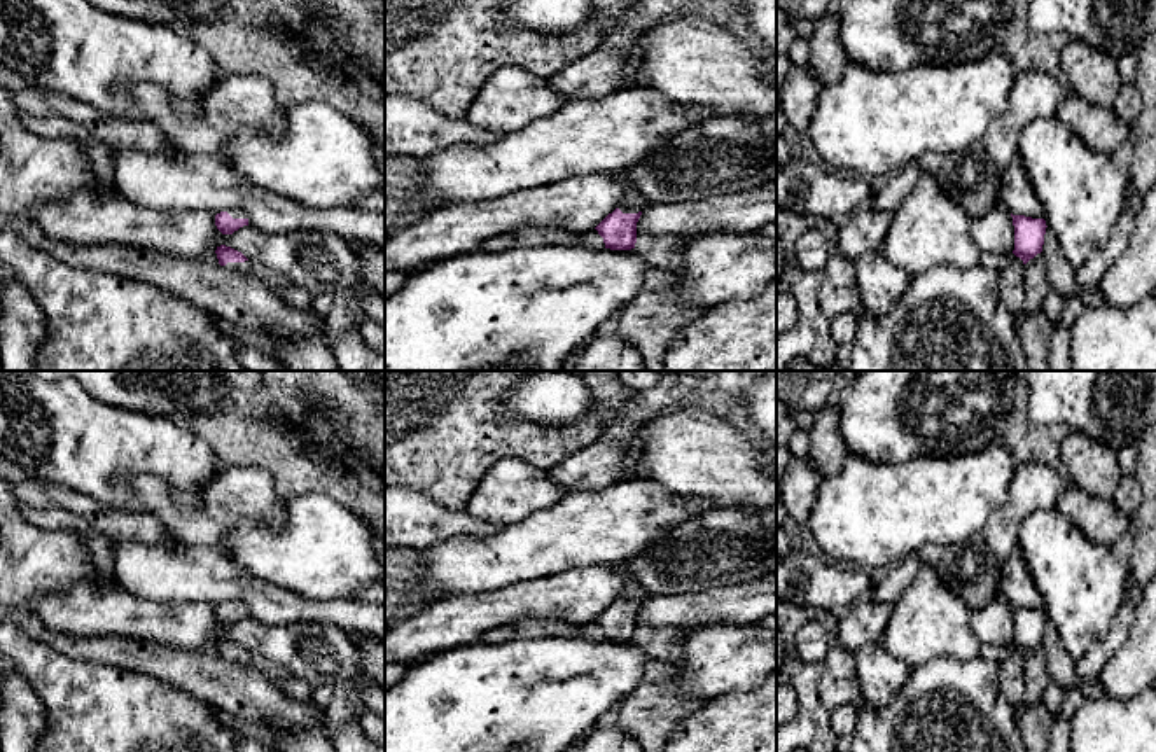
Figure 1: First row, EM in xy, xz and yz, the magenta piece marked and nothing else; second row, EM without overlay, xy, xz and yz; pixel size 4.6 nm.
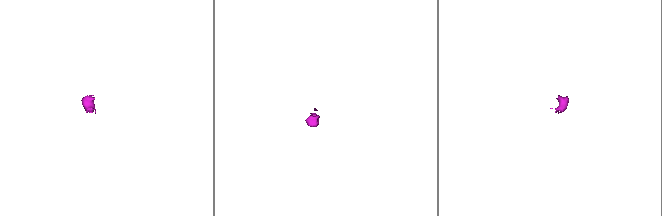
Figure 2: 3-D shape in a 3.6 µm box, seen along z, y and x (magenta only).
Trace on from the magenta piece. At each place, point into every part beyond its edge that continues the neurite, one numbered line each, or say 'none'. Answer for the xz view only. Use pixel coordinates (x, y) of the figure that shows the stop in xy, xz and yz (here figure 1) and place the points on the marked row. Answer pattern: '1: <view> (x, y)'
1: xz (633, 203)

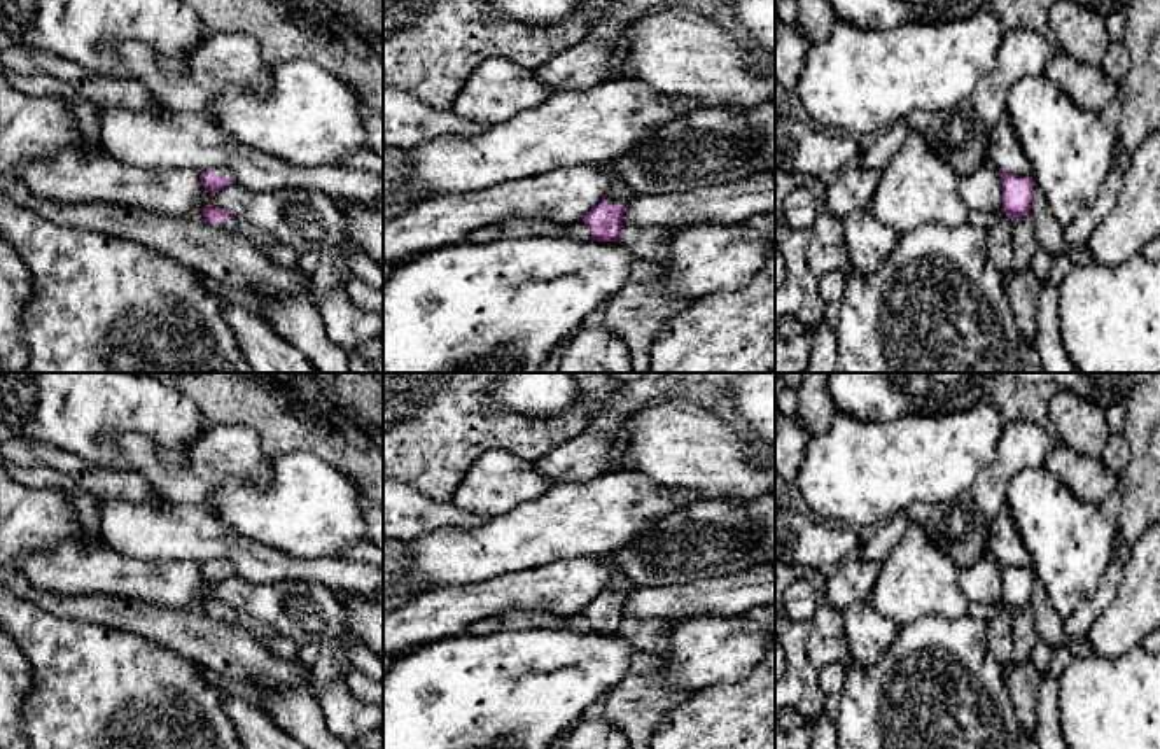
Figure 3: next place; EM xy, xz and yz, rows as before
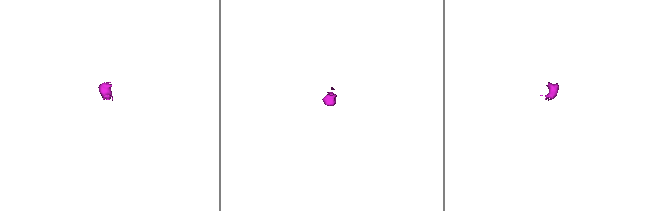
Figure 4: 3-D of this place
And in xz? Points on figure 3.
1: xz (620, 195)

